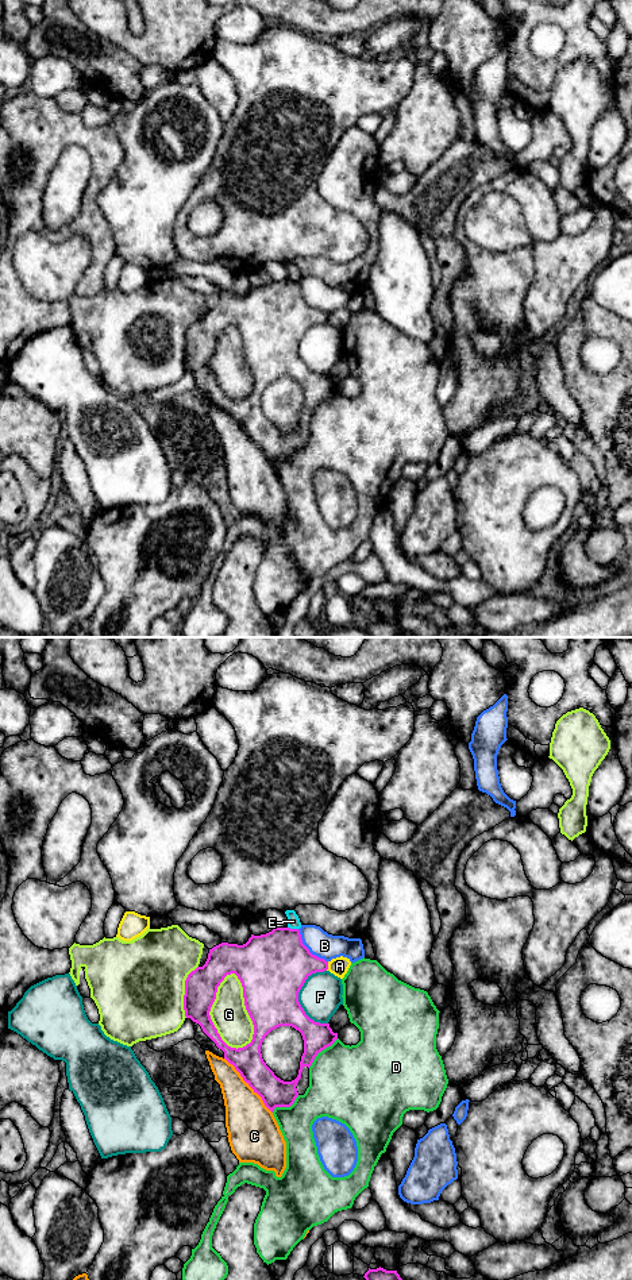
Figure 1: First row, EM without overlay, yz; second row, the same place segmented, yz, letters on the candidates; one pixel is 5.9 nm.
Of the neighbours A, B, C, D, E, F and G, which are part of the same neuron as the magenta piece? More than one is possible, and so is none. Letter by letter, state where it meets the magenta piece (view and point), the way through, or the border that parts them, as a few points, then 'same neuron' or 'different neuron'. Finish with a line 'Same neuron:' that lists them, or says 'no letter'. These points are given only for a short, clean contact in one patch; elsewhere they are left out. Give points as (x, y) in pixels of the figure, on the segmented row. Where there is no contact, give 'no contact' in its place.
A: yz (327, 966) | different neuron
B: yz (308, 949) | different neuron
C: yz (249, 1084) | different neuron
D: yz (322, 1049) | different neuron
E: yz (293, 929) | along yz (288, 926), (297, 929) | different neuron
F: yz (297, 998) | different neuron
G: yz (249, 1014) | different neuron
Same neuron: no letter

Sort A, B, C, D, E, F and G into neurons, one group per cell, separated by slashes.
A / B / C / D / E / F / G

